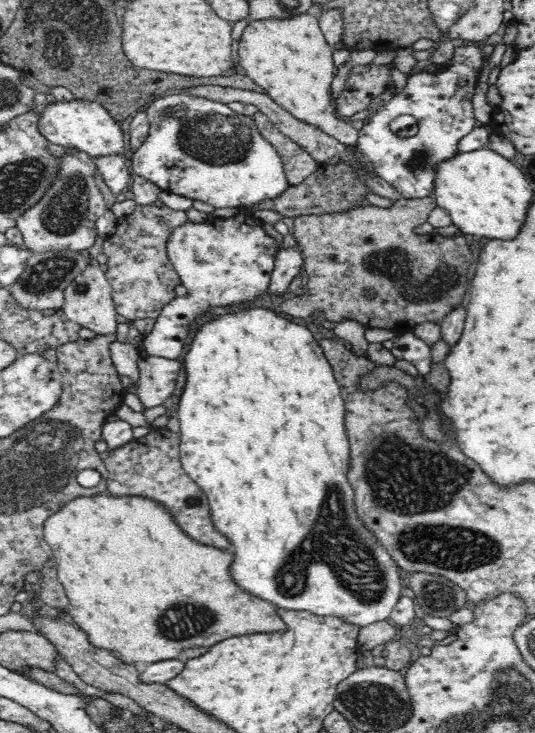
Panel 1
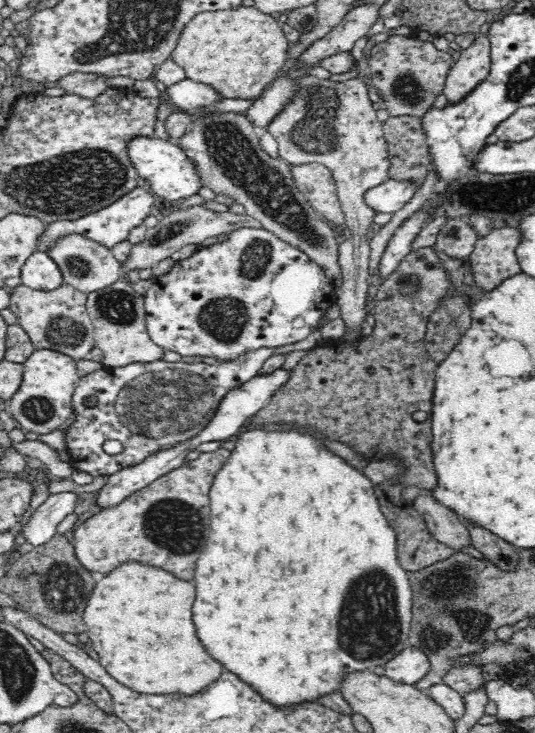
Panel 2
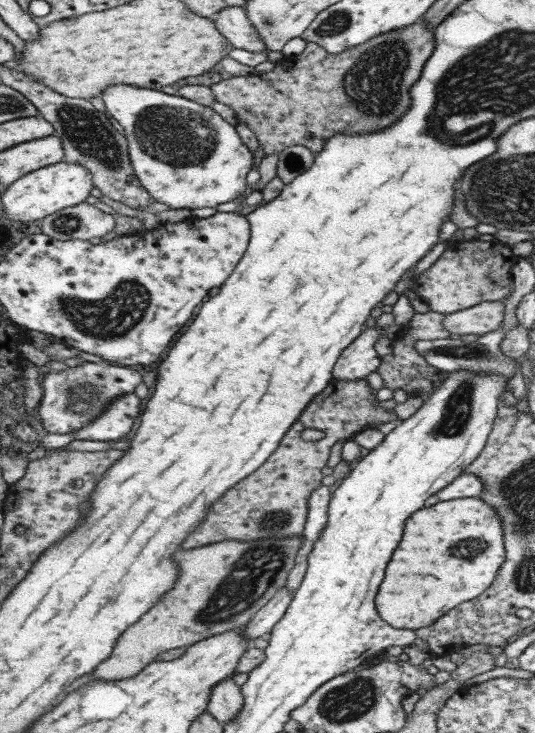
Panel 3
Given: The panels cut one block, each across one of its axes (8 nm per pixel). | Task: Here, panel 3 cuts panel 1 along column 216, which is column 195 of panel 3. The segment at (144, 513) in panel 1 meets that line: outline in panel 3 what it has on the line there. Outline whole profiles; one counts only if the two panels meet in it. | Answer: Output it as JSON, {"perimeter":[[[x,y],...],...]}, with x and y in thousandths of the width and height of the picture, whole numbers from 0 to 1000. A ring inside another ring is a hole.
{"perimeter":[[[546,730],[536,734],[480,734],[473,739],[439,739],[421,735],[413,739],[394,739],[383,745],[361,746],[361,750],[335,750],[323,756],[323,764],[335,769],[331,786],[320,805],[297,817],[297,821],[279,829],[256,851],[241,854],[226,870],[219,870],[211,889],[196,903],[189,903],[174,914],[174,925],[185,928],[226,928],[260,917],[271,906],[282,906],[290,896],[316,885],[361,881],[363,876],[389,868],[450,857],[535,794],[535,786],[551,767],[553,753],[564,745],[564,730]]]}

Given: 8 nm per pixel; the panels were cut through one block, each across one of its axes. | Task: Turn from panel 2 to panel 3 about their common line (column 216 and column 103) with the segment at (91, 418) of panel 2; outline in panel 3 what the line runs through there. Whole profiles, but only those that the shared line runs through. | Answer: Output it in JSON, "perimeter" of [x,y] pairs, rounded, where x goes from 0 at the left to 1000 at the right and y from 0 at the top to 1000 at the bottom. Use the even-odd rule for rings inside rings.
{"perimeter":[[[135,494],[127,495],[125,503],[99,508],[80,503],[73,516],[75,527],[80,529],[73,553],[67,555],[73,576],[80,584],[95,592],[135,591],[172,574],[189,561],[215,543],[234,536],[249,536],[249,529],[264,521],[264,512],[245,503],[209,495],[191,497],[178,494]]]}

